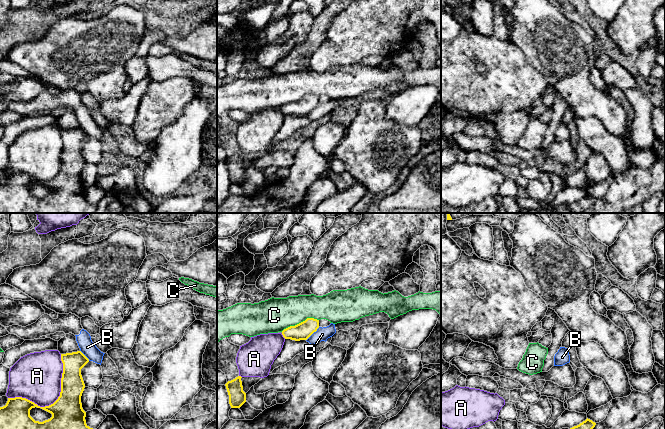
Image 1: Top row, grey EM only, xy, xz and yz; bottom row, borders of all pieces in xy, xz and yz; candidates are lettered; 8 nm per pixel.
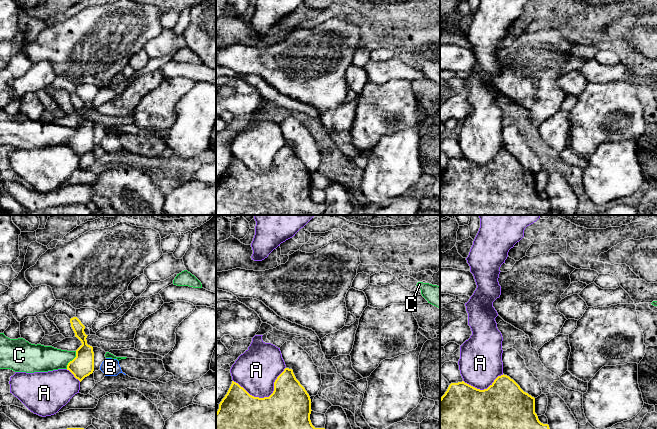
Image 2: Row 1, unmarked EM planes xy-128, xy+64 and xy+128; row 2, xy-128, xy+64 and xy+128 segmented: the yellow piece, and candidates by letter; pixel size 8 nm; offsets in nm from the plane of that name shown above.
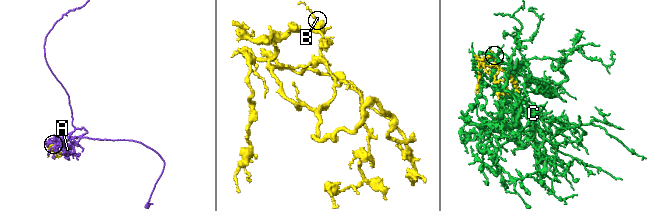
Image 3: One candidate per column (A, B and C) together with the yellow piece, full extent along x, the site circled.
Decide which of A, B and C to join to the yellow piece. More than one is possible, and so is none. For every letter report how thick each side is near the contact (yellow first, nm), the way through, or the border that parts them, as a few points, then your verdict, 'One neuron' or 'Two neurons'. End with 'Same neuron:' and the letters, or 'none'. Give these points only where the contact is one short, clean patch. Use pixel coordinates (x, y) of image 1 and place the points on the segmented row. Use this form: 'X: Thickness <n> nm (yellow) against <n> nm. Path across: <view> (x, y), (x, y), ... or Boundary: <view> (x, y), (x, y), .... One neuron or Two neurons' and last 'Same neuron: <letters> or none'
A: Thickness 260 nm (yellow) against 380 nm. Two neurons
B: Thickness 140 nm (yellow) against 110 nm. Boundary: xz (319, 327), (306, 340). Two neurons
C: Thickness 140 nm (yellow) against 280 nm. Two neurons
Same neuron: none

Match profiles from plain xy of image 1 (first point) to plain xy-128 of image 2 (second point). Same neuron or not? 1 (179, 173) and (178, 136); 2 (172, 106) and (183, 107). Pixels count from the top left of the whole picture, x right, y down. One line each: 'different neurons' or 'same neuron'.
1: same neuron
2: different neurons

